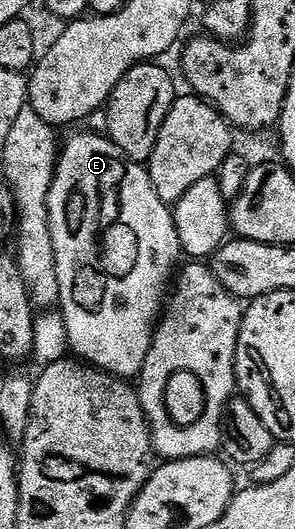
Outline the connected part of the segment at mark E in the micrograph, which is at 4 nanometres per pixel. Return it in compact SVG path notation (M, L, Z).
M78 133L67 143L65 140L59 150L46 205L58 278L56 303L62 306L60 314L68 329L70 351L91 367L133 380L142 372L149 355L154 329L182 255L173 210L160 201L149 170L143 164L132 162L100 133Z

